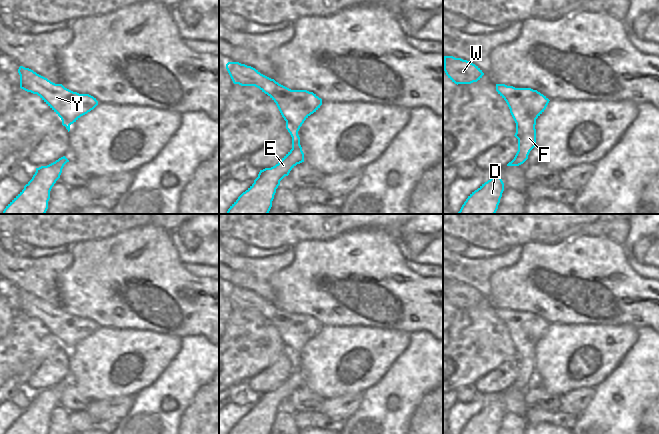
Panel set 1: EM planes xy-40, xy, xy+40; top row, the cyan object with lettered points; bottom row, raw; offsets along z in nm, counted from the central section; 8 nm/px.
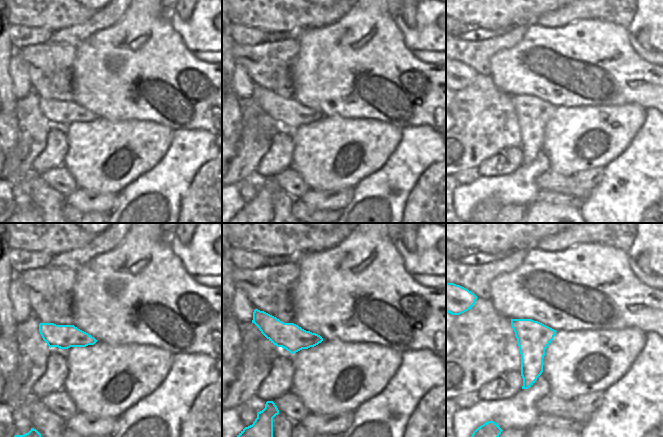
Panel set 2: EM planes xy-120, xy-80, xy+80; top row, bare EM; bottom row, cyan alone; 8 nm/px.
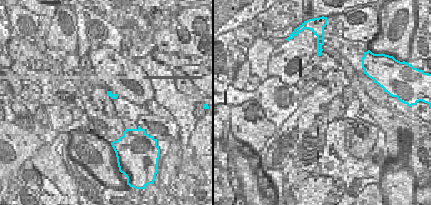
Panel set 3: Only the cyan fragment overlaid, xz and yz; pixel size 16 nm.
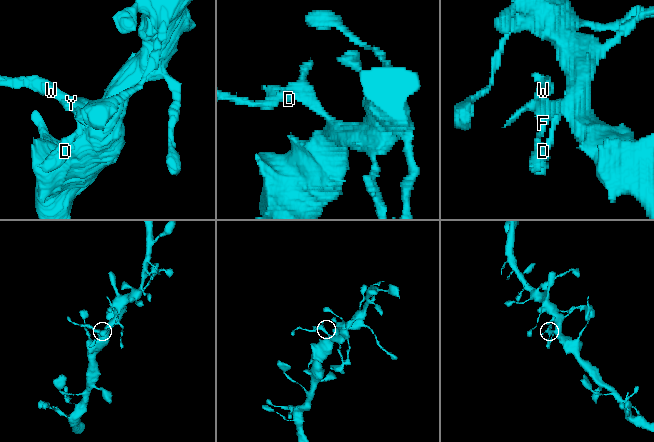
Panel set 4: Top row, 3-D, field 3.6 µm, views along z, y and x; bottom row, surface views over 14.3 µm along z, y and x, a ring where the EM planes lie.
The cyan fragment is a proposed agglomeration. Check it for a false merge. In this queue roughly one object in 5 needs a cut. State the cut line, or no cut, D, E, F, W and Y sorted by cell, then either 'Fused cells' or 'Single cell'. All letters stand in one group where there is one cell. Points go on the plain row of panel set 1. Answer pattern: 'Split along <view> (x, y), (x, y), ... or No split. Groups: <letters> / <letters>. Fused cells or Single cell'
No split. Groups: D E F W Y. Single cell.

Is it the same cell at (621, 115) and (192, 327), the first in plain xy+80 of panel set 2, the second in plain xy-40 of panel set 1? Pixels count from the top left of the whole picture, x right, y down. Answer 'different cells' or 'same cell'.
different cells

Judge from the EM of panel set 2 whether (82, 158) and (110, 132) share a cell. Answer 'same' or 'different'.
same

